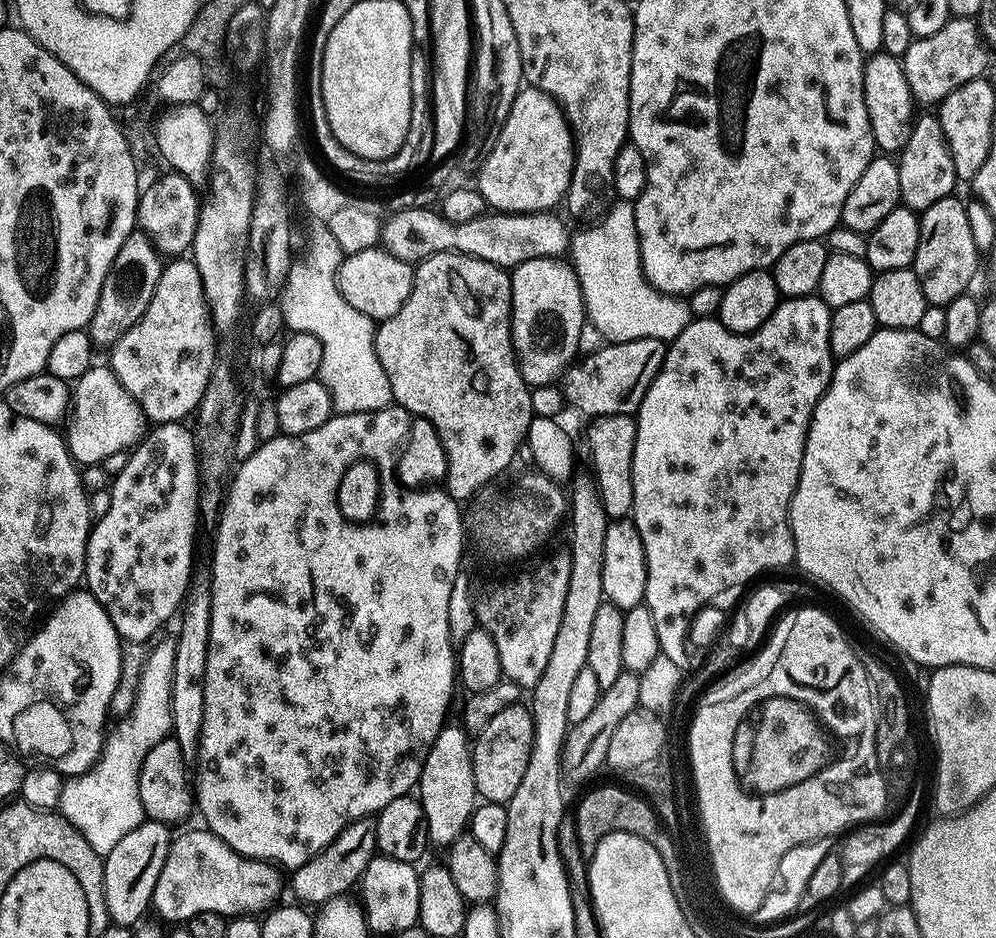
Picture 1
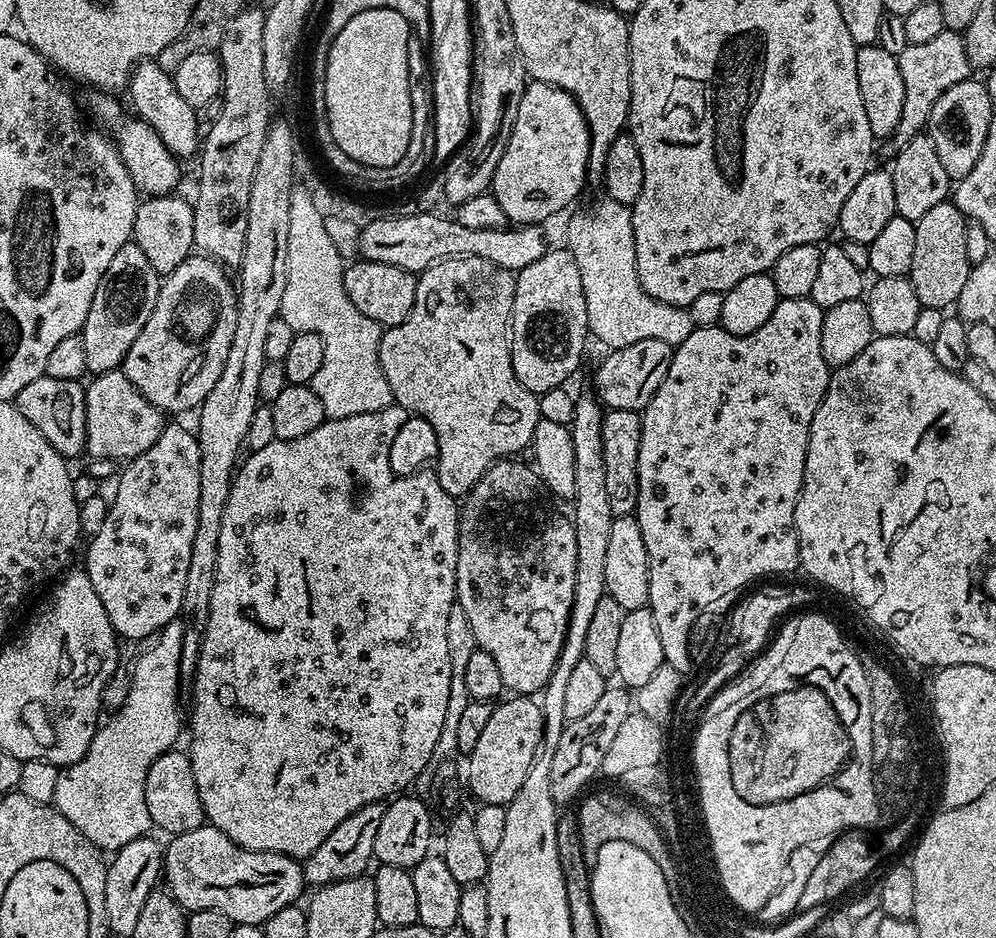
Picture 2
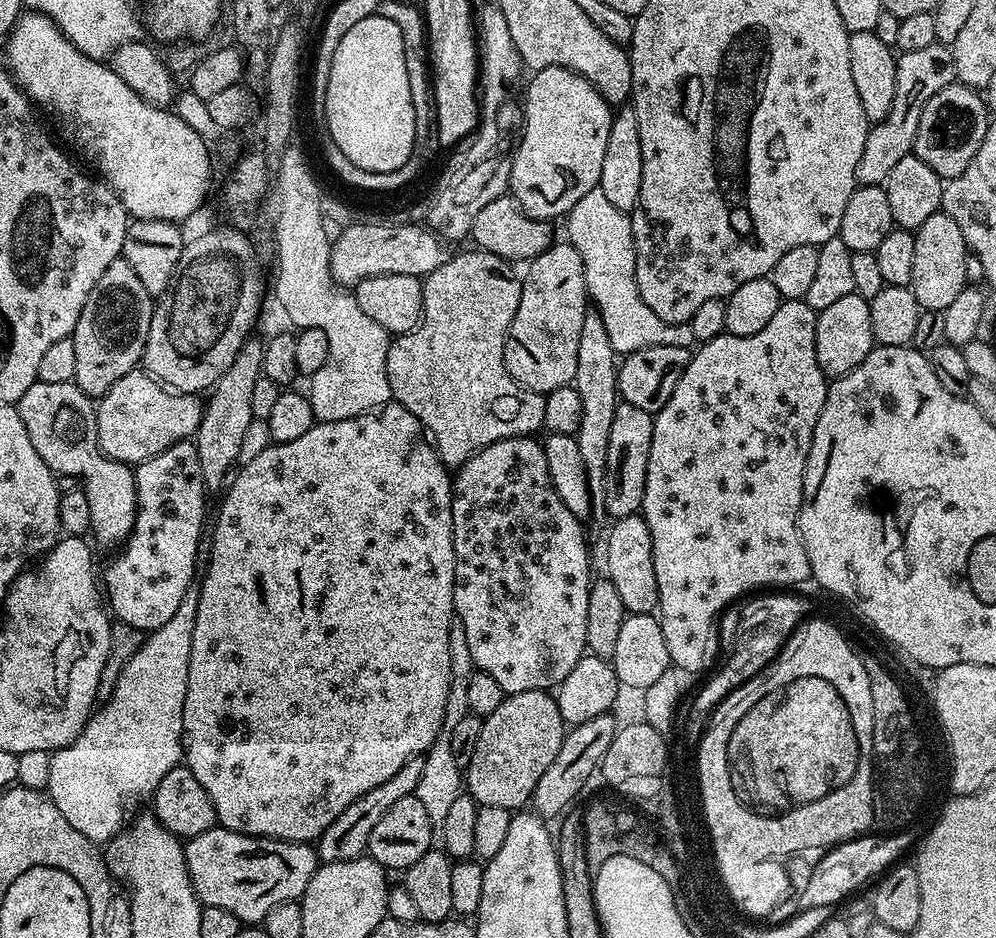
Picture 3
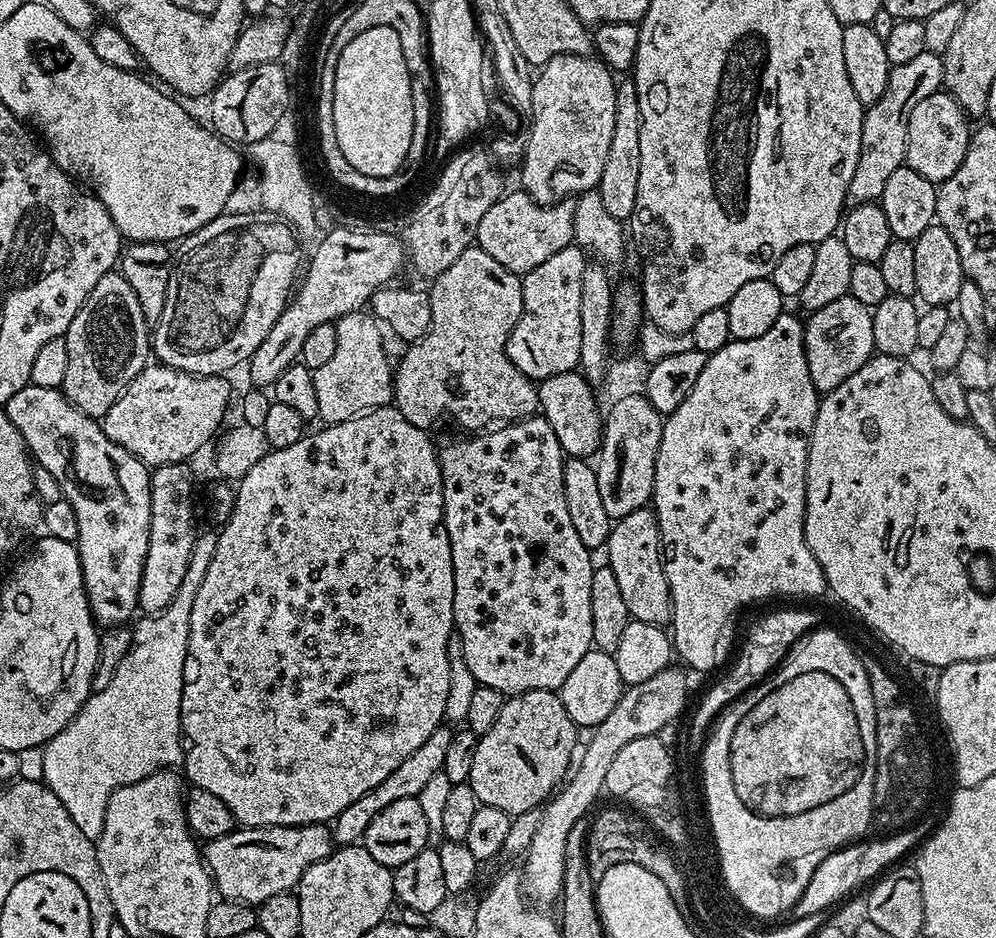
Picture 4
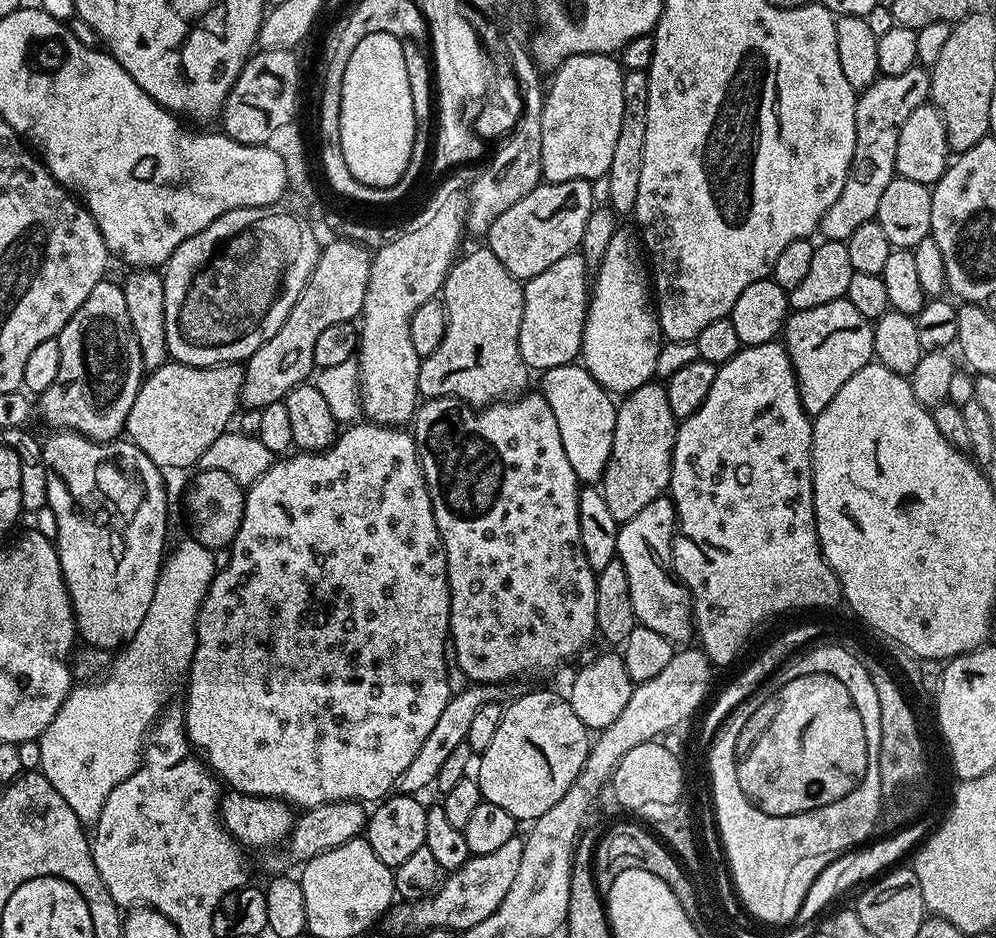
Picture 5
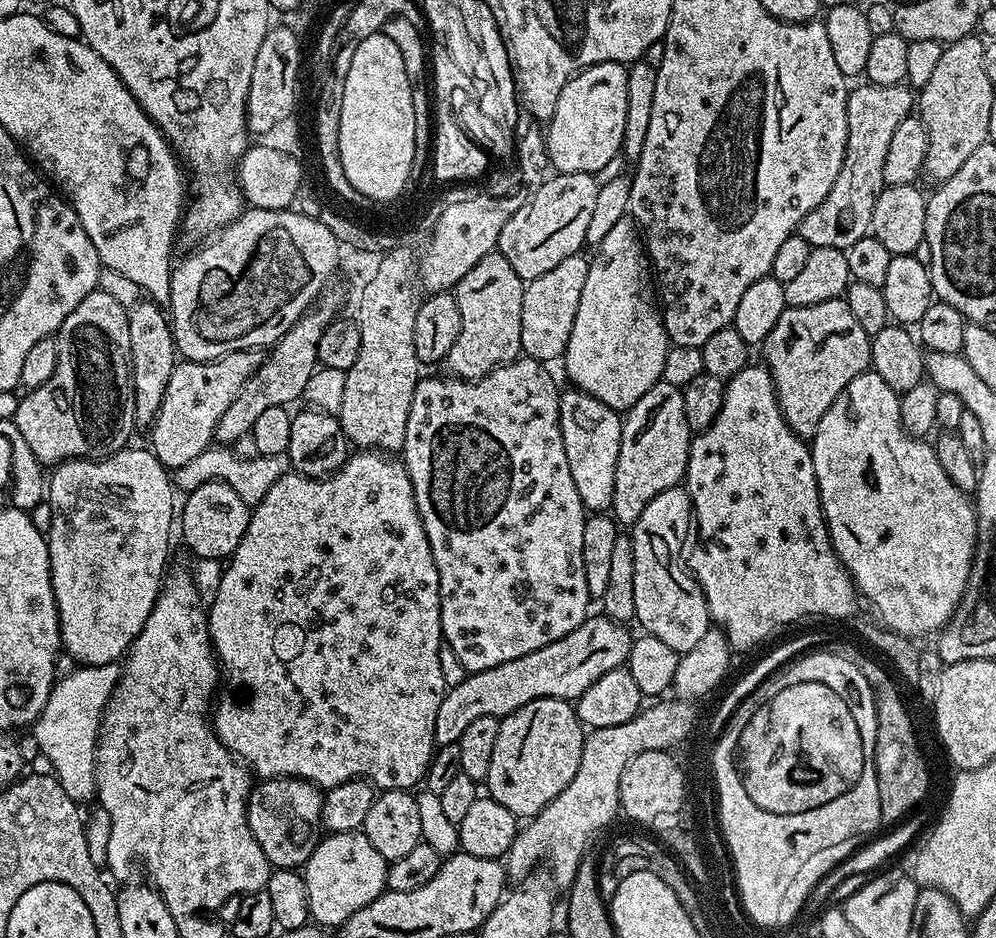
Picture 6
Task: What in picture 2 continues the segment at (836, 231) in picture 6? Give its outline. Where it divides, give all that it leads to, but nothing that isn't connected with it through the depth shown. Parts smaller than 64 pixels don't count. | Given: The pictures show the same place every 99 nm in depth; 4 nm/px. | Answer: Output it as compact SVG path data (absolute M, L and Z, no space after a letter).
M947 30L936 35L931 42L908 43L906 50L902 50L896 61L902 70L902 86L906 89L902 101L902 118L898 122L896 132L890 137L893 149L898 150L925 131L934 102L938 102L938 98L942 98L942 94L950 90L950 86L969 79L970 65L966 58L963 35Z

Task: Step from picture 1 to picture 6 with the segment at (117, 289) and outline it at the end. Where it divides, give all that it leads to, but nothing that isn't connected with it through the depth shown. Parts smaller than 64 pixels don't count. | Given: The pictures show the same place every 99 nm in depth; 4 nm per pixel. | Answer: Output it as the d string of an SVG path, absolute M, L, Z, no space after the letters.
M101 290L86 294L86 298L74 306L66 322L62 322L54 339L58 346L58 366L54 366L50 382L42 382L42 386L21 395L16 405L16 429L22 438L26 438L26 446L34 450L34 458L45 466L55 466L81 458L101 460L129 447L131 440L128 439L137 422L130 367L128 308Z

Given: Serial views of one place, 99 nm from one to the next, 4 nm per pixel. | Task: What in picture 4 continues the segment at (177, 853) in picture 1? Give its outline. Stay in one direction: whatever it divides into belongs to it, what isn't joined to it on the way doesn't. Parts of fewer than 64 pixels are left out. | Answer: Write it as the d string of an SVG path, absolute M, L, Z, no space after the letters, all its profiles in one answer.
M307 824L306 826L270 826L269 828L237 827L226 836L207 841L203 845L204 863L212 875L215 891L225 900L241 900L243 904L259 906L266 898L274 898L274 894L291 892L299 884L302 874L314 866L314 862L322 862L334 850L332 830L328 824Z

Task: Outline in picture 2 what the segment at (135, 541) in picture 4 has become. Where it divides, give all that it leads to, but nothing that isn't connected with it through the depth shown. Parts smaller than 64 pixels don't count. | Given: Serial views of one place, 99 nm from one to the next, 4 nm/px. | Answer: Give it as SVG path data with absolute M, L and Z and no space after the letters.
M40 376L30 386L26 386L16 396L14 401L16 408L62 454L65 458L73 458L86 448L86 406L84 405L85 385L80 380L63 380L62 378L50 378Z

